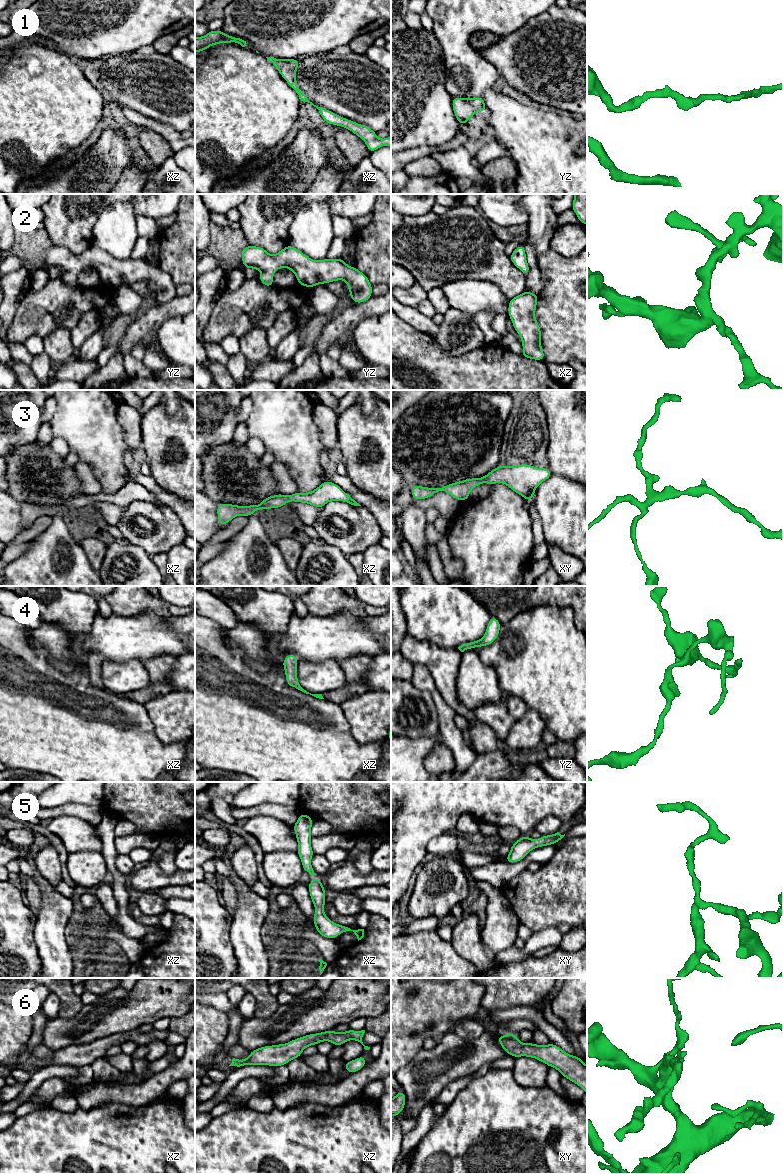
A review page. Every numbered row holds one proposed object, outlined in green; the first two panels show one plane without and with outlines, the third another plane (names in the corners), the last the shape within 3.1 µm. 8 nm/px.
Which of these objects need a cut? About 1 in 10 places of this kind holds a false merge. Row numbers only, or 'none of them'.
none of them

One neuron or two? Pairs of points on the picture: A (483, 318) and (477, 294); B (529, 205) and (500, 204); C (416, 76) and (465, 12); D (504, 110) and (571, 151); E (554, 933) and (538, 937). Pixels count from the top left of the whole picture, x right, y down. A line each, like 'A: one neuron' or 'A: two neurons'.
A: two neurons
B: two neurons
C: two neurons
D: one neuron
E: one neuron

